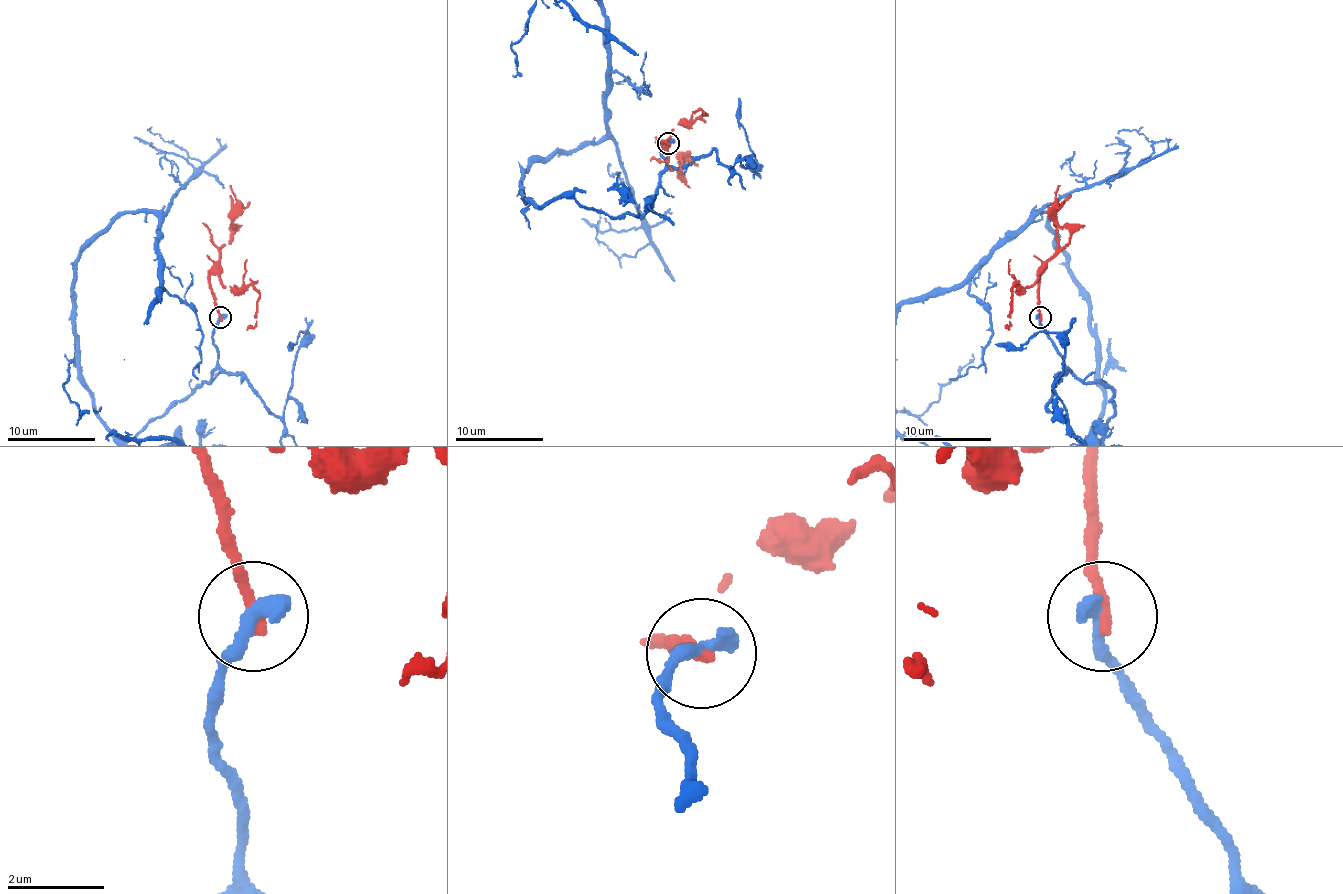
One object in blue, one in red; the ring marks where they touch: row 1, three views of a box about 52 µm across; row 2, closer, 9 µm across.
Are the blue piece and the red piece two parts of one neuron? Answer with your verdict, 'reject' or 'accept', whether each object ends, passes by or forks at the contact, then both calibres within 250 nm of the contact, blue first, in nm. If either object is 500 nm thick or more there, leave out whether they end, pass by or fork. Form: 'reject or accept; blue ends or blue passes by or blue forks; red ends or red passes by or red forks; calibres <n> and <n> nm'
reject; blue ends; red ends; calibres 400 and 260 nm

